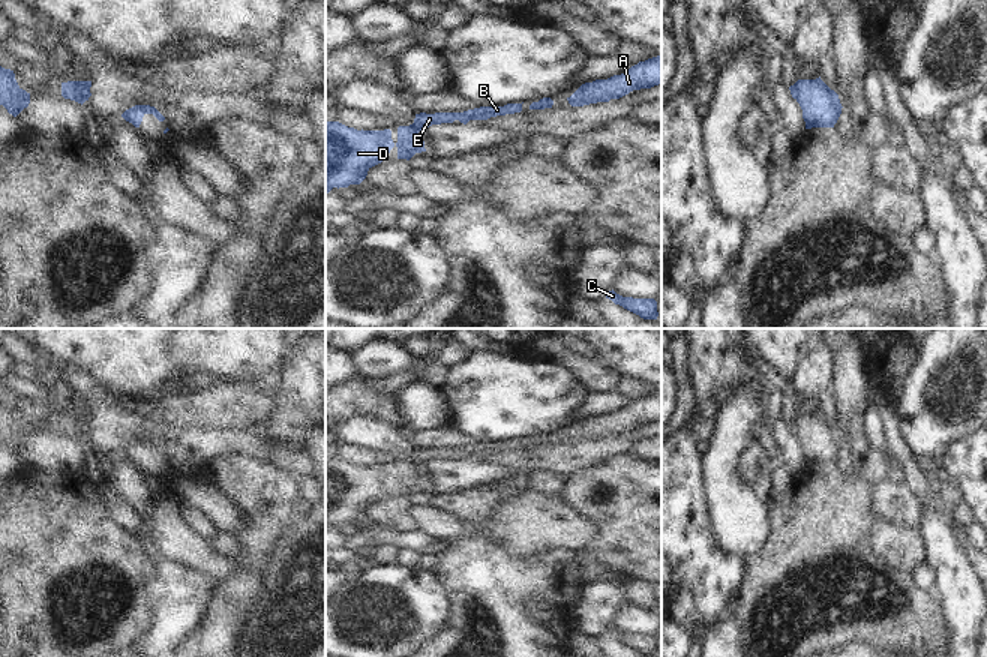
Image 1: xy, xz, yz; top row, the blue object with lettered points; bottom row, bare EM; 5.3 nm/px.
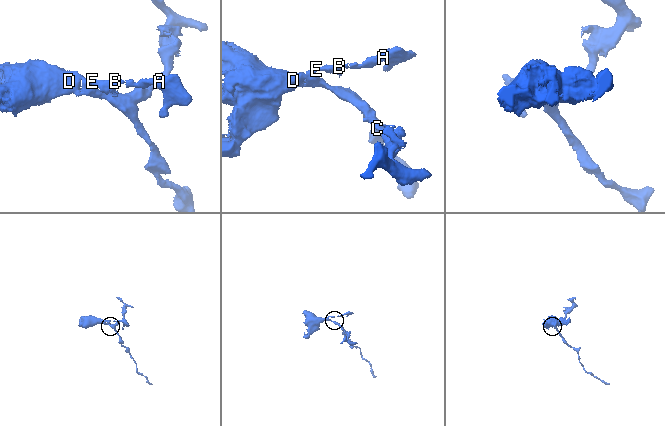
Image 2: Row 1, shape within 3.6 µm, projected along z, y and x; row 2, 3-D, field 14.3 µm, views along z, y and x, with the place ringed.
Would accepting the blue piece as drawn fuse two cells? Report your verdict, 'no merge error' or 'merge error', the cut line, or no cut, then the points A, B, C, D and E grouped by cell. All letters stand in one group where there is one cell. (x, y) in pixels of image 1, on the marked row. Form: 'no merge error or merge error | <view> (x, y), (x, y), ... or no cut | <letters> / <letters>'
no merge error | no cut | A B C D E

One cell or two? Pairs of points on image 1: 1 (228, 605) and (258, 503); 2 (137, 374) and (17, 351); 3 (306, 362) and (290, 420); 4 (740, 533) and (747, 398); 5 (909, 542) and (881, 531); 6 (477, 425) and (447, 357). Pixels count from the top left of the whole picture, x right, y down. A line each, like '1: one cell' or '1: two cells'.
1: one cell
2: two cells
3: one cell
4: one cell
5: one cell
6: two cells

